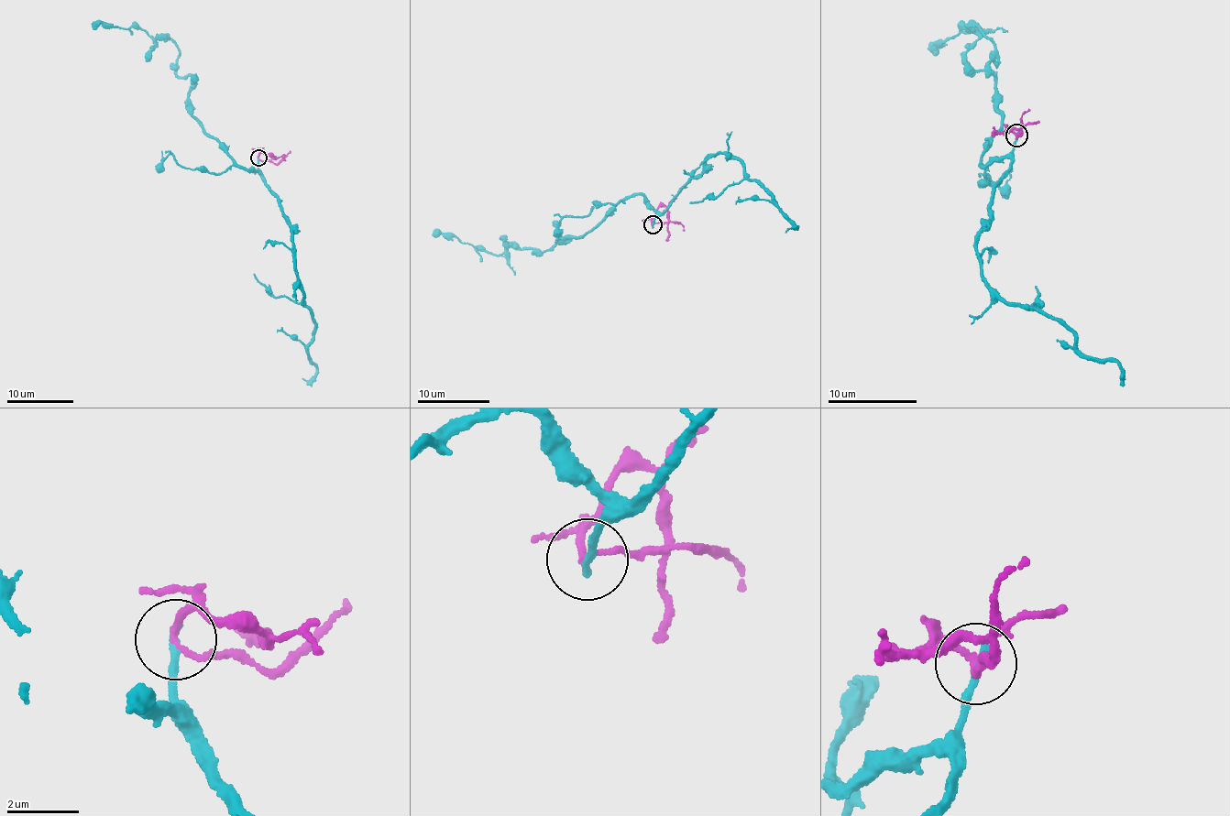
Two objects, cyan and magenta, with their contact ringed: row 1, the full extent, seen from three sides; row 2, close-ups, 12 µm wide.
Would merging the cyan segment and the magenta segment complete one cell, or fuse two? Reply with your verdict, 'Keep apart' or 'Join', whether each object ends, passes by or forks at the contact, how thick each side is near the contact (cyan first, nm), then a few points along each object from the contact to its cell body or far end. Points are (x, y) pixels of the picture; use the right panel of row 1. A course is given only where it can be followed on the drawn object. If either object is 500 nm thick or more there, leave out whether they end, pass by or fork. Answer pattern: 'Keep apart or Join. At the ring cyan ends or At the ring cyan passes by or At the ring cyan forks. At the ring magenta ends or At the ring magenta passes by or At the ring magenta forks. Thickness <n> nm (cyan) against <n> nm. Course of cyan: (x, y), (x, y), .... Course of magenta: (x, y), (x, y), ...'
Keep apart. At the ring cyan ends. At the ring magenta passes by. Thickness 240 nm (cyan) against 160 nm. Course of cyan: (1017, 136), (1007, 155), (979, 165), (1002, 125), (990, 63), (998, 49), (976, 25), (935, 54). Course of magenta: (1017, 136), (1020, 135), (1023, 114), (1030, 110)

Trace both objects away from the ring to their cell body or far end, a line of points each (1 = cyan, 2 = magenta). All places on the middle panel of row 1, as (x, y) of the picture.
1: (653, 224), (654, 212), (631, 194), (588, 233), (539, 256), (434, 233)
2: (653, 224), (674, 222), (682, 224), (685, 231)

